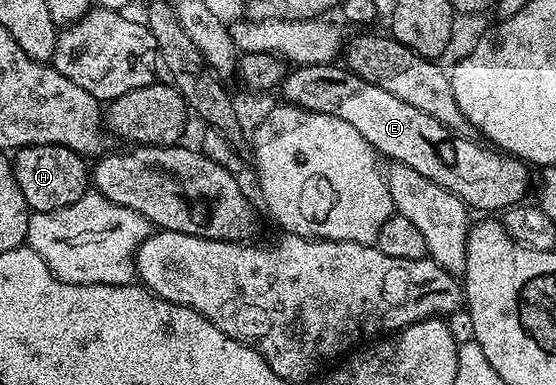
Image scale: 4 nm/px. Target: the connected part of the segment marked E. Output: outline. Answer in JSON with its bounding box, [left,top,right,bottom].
[280,65,531,212]

